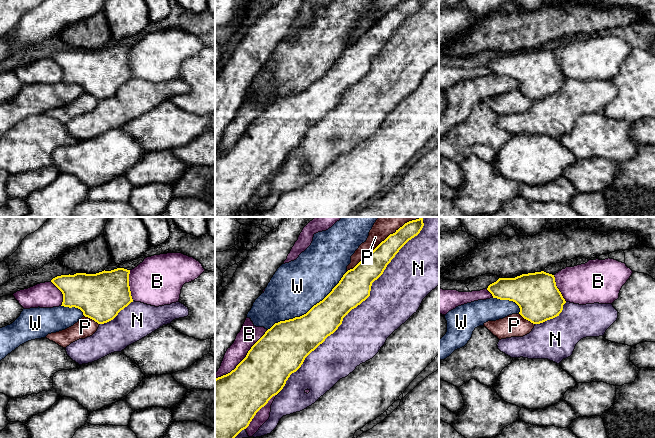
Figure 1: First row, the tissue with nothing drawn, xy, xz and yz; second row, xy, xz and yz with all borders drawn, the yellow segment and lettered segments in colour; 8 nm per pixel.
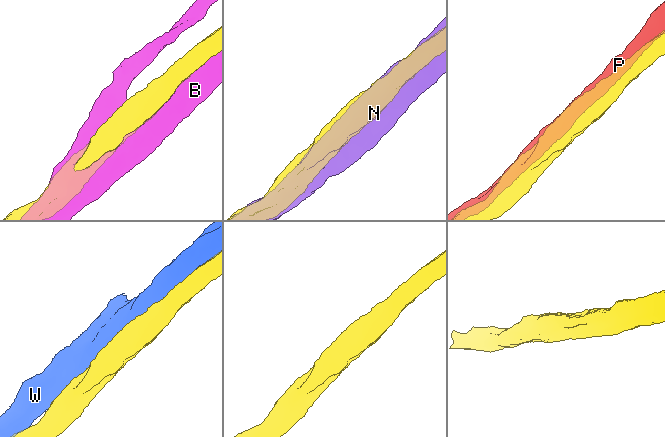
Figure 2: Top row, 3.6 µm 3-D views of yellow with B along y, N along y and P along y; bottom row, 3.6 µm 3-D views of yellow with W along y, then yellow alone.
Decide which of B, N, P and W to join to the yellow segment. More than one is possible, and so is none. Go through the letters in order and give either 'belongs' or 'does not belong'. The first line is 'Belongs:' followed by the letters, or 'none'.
Belongs: P
B: does not belong
N: does not belong
P: belongs
W: does not belong

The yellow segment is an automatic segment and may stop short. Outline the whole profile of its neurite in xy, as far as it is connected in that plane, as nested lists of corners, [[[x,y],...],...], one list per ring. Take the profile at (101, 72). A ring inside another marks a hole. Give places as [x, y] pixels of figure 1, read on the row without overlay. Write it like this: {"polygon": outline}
{"polygon": [[[117,44],[96,50],[76,49],[53,54],[51,58],[63,70],[61,82],[78,84],[84,92],[73,102],[45,114],[66,124],[79,115],[92,112],[100,100],[113,96],[133,78],[129,50],[130,46]]]}

